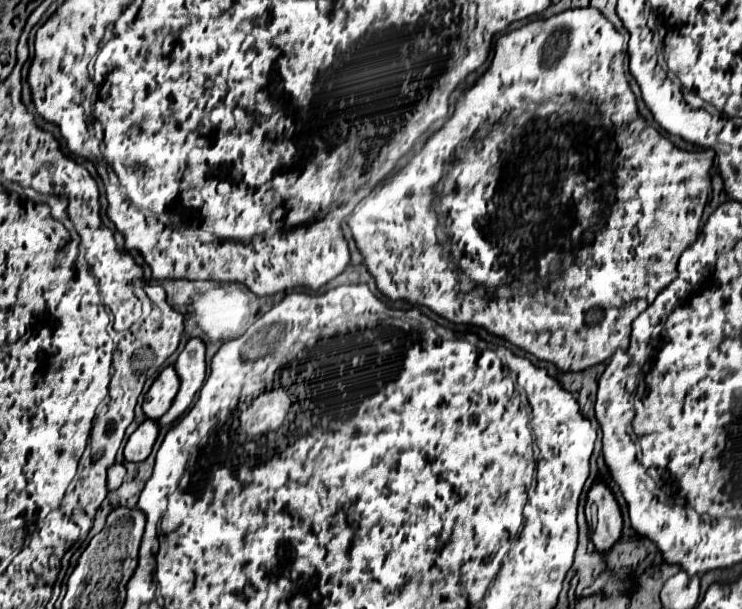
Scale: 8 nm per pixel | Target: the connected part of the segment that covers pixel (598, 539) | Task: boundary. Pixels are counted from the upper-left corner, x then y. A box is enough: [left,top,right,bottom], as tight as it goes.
[585,478,623,550]

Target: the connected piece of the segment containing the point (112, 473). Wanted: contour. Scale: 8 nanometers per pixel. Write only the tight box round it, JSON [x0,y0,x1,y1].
[107,462,127,490]

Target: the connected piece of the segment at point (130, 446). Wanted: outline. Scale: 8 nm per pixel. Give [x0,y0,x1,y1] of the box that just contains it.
[125,420,159,462]

